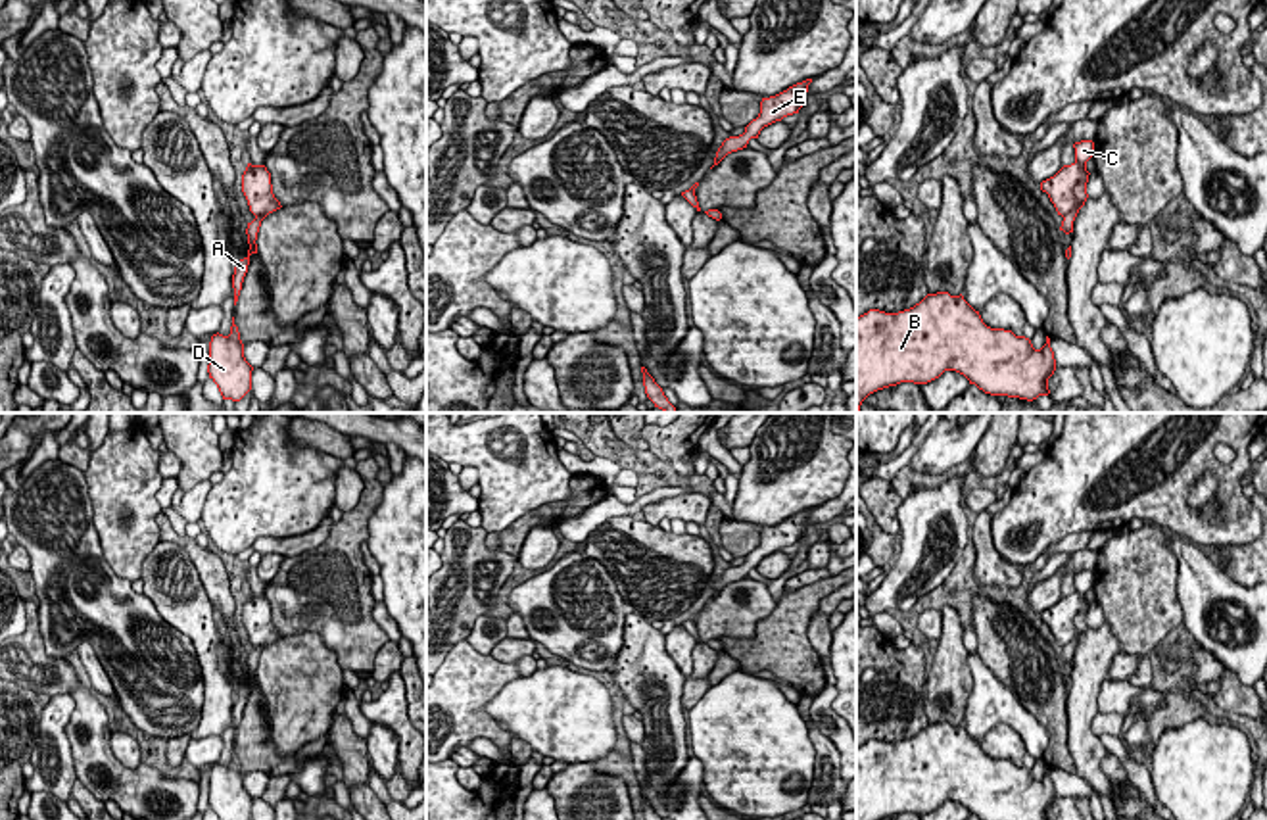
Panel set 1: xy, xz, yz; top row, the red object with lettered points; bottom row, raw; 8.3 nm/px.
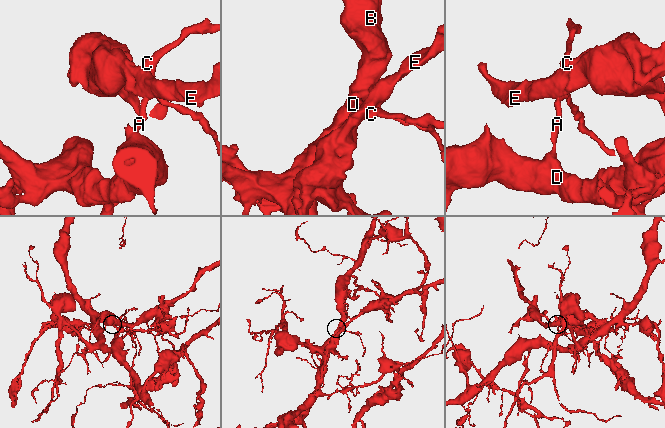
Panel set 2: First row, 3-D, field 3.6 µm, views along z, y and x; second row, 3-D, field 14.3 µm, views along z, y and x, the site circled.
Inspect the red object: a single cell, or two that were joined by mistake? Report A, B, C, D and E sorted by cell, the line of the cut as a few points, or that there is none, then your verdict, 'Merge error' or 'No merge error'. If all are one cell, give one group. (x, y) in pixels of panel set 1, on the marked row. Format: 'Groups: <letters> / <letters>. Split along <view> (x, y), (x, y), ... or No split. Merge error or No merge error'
Groups: A B D / C E. Split along xy (256, 216), (262, 219). Merge error

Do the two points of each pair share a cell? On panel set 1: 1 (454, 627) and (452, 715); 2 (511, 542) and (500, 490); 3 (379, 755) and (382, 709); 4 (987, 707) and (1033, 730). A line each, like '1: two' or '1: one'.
1: two
2: two
3: two
4: one

